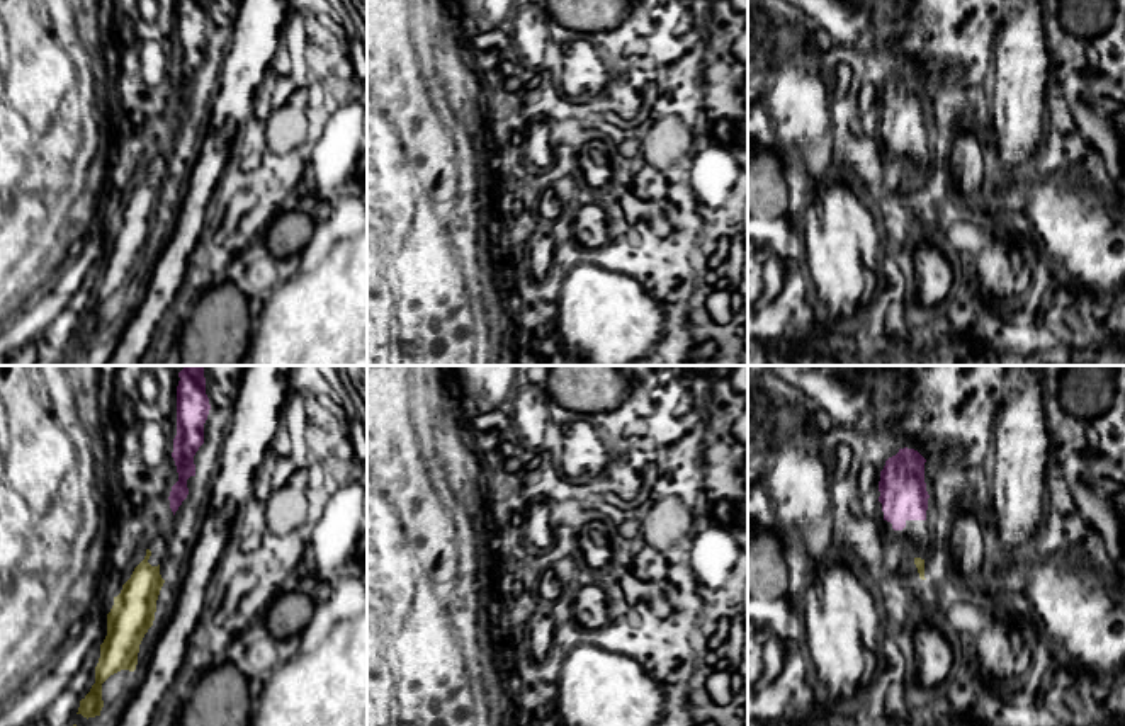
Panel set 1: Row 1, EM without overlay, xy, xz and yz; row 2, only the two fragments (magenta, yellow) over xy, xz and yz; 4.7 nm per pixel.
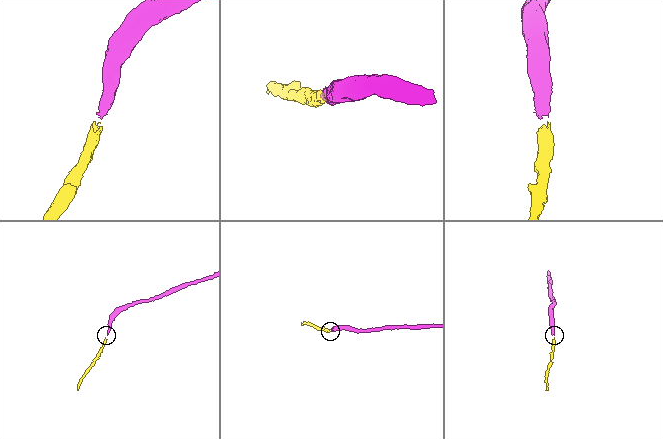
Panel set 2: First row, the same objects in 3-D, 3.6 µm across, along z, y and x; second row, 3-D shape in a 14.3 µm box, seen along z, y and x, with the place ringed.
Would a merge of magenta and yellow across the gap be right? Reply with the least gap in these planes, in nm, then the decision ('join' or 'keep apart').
gap 150 nm; join

